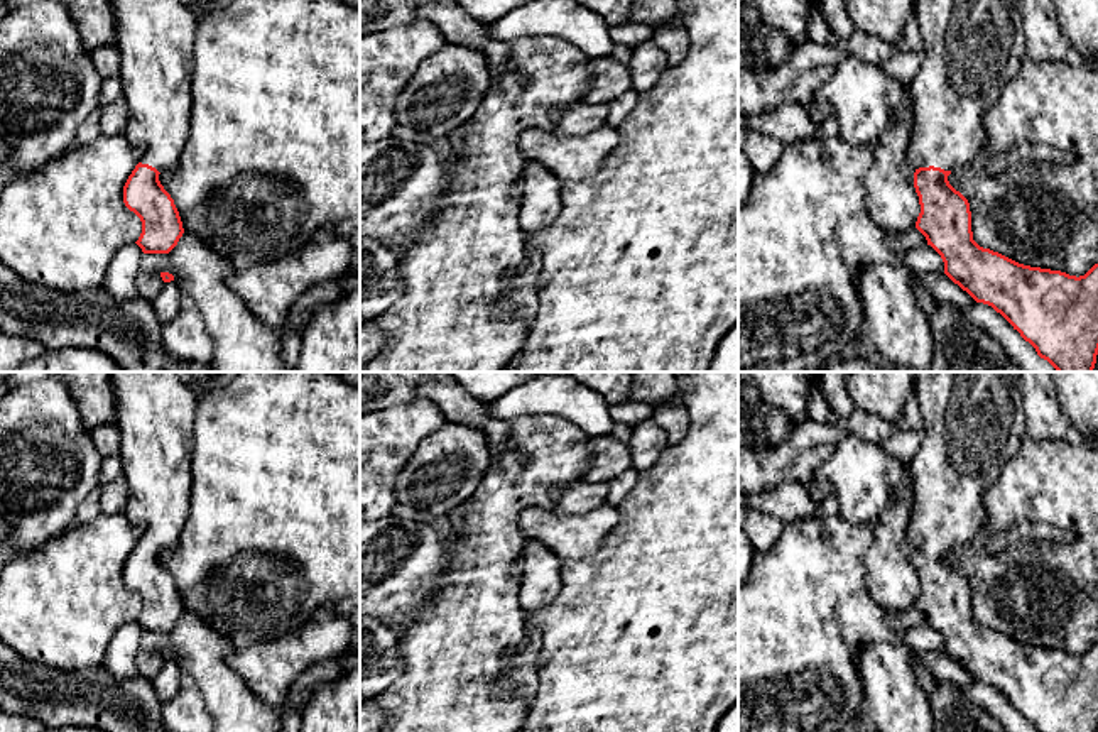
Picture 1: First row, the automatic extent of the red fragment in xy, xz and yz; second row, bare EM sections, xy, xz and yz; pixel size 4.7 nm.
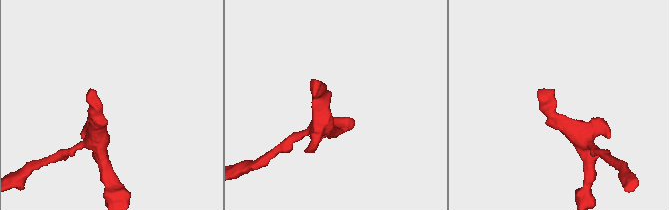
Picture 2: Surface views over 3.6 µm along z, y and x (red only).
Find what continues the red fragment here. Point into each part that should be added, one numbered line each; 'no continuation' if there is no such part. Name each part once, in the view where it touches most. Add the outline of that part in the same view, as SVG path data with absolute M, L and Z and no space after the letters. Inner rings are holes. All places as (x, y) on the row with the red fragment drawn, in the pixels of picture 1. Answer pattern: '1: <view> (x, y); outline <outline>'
1: yz (972, 48); outline M916 0L924 59L909 86L914 105L907 159L912 167L954 171L973 164L985 142L981 118L1027 56L1020 0Z

